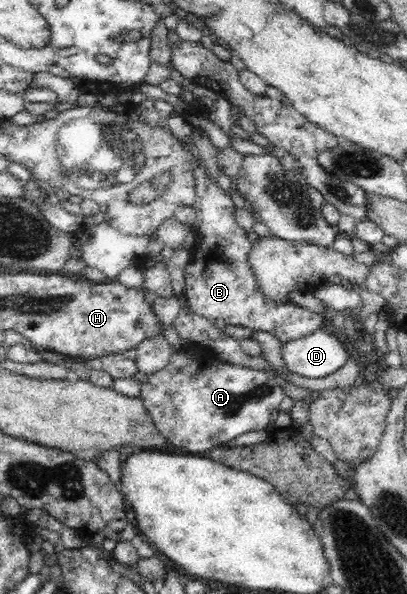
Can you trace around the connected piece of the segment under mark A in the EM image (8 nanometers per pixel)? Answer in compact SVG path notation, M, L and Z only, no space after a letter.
M154 294L149 302L156 312L157 319L160 319L161 328L165 329L164 336L169 341L173 355L169 357L169 363L161 371L147 375L147 382L140 383L139 397L141 397L161 435L168 439L168 443L171 443L173 447L188 451L189 454L206 455L207 449L227 445L227 441L232 443L235 437L239 437L243 433L271 429L274 422L271 421L269 415L273 411L279 411L279 404L285 397L283 387L275 382L275 378L263 370L227 363L217 358L213 351L204 346L179 339L173 326L174 318L178 316L181 309L178 296L159 297Z

